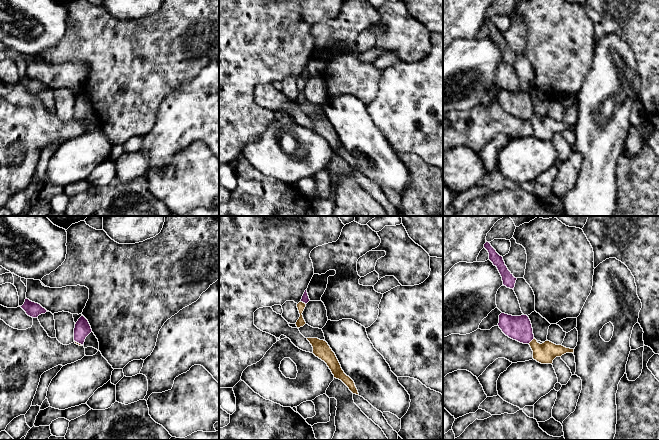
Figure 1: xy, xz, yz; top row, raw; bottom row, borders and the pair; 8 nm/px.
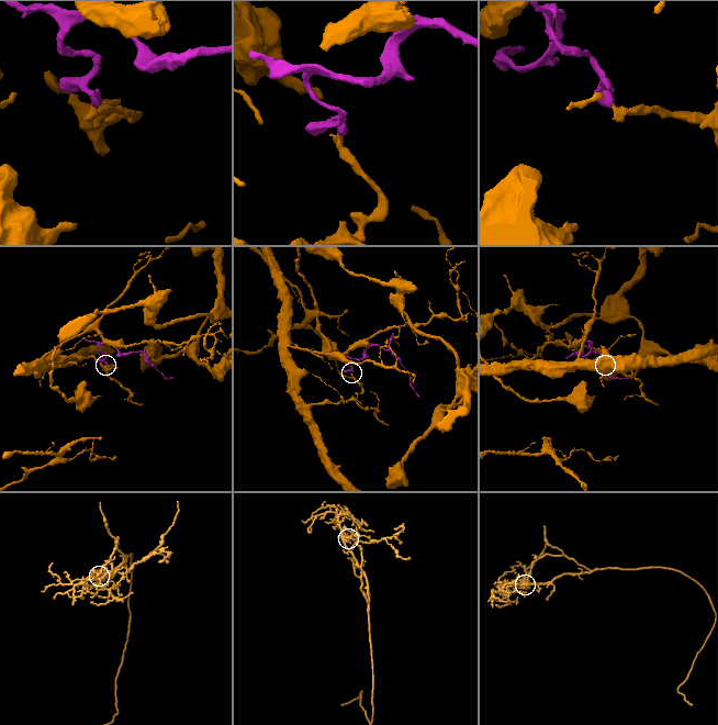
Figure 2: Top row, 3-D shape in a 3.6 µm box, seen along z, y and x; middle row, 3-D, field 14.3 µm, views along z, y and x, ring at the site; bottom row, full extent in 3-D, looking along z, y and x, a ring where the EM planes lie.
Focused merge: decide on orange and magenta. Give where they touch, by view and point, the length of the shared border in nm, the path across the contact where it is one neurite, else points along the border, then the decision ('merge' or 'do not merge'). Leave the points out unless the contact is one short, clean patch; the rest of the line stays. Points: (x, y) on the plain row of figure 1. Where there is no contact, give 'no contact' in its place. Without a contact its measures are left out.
yz (532, 116) | 70 nm | across yz (545, 129), (532, 116), (519, 104) | merge

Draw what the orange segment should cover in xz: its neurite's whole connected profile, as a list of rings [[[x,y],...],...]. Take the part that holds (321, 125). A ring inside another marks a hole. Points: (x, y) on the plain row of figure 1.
[[[307,114],[307,116],[313,123],[313,130],[327,140],[334,154],[341,156],[353,170],[359,171],[354,157],[344,149],[328,119],[318,114]]]

